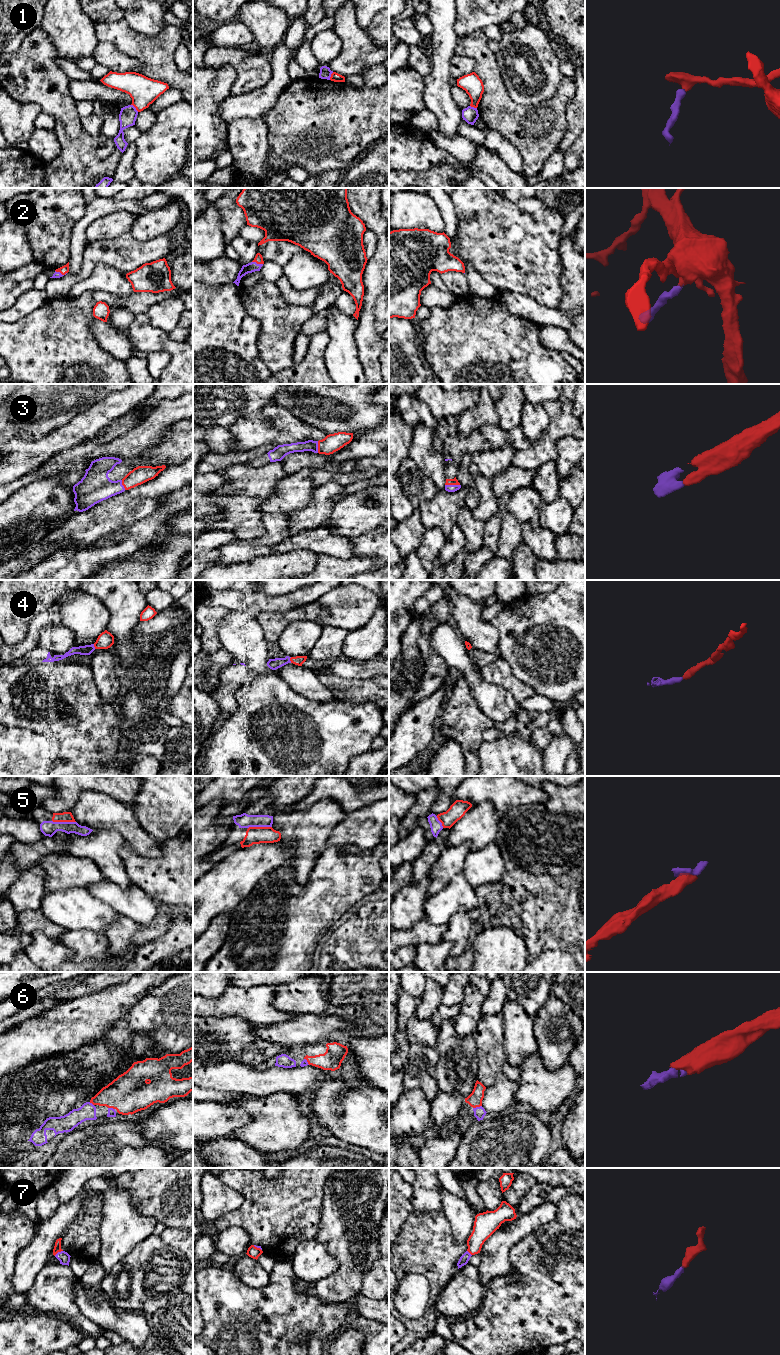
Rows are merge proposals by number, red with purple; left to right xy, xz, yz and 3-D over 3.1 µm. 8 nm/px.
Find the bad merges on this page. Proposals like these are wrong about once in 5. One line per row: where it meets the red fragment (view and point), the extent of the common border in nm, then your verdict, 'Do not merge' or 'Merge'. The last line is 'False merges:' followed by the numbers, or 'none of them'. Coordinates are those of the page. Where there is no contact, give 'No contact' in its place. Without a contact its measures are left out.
1: Touches red at xy (135, 107). Shared border 90 nm. Do not merge
2: Touches red at xz (257, 263). Shared border 90 nm. Merge
3: Touches red at yz (452, 484). Shared border 120 nm. Merge
4: Touches red at xz (290, 660). Shared border 50 nm. Merge
5: Touches red at xy (64, 821). Shared border 190 nm. Merge
6: Touches red at yz (477, 1106). Shared border 80 nm. Merge
7: Touches red at xy (58, 1251). Shared border 80 nm. Merge
False merges: 1

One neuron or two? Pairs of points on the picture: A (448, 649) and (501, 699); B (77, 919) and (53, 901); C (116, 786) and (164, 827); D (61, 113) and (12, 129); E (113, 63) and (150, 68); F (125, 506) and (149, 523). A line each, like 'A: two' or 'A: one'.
A: one
B: one
C: two
D: two
E: two
F: two

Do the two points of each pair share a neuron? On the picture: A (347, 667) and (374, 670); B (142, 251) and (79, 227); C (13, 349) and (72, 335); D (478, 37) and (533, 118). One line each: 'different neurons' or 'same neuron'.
A: same neuron
B: different neurons
C: same neuron
D: same neuron

